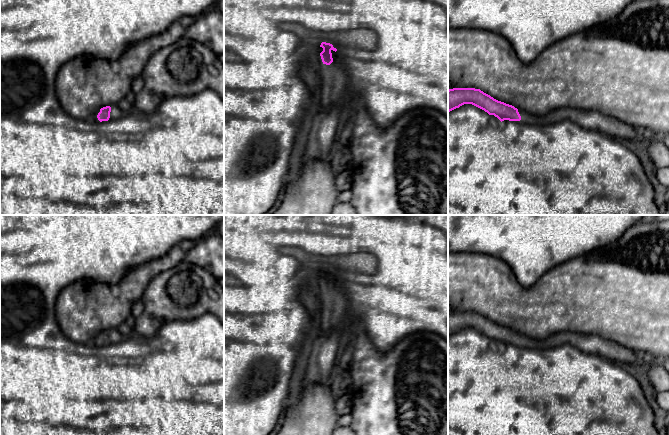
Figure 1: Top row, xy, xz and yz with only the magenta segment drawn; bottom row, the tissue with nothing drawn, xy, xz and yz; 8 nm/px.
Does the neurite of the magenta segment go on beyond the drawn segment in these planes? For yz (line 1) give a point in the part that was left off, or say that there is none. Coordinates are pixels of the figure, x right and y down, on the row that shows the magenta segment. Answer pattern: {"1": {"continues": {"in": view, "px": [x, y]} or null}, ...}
{"1": {"continues": {"in": "yz", "px": [591, 120]}}}

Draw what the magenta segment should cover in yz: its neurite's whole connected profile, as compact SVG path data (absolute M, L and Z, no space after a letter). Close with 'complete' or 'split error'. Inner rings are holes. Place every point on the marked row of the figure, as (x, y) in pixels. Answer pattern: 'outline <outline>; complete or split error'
outline M453 88L448 90L448 112L464 104L472 104L489 115L494 115L501 122L509 120L527 125L550 125L558 119L568 119L581 128L597 131L630 145L634 145L640 139L640 131L633 126L597 111L564 107L544 116L534 116L498 101L480 89Z; split error

